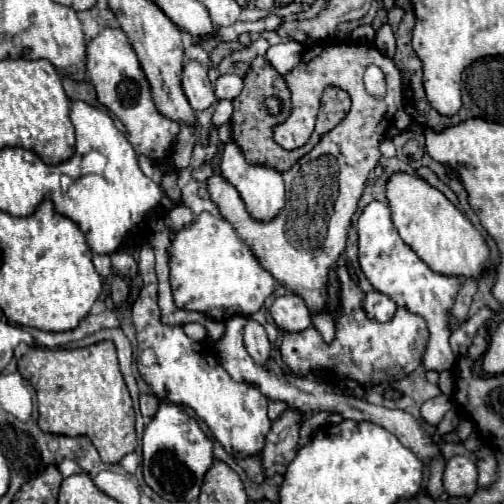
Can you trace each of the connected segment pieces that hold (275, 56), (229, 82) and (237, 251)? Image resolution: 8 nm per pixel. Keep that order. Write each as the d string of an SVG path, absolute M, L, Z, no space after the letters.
M286 41L286 43L274 45L266 51L266 59L282 75L292 71L292 67L296 67L296 63L300 63L300 55L302 55L302 45L298 41Z
M222 75L216 81L214 93L218 99L236 99L236 95L240 95L242 91L242 77L240 75Z
M200 213L200 217L178 231L172 241L170 283L176 307L226 321L232 315L248 317L256 313L266 297L274 293L276 279L260 265L256 255L224 217Z

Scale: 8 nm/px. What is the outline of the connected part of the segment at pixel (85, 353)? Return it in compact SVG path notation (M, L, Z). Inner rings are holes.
M112 341L56 351L32 347L18 359L18 371L38 393L38 425L44 433L68 437L86 435L100 451L104 463L120 463L126 453L136 451L132 399L120 373Z

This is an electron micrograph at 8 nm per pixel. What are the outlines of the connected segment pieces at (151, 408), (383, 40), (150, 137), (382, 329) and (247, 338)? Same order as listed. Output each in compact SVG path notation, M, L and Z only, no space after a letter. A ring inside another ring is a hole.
M140 393L140 411L142 417L148 421L148 417L152 417L158 409L158 399L152 393Z
M384 25L384 27L382 27L378 33L376 33L376 45L378 45L378 49L380 49L384 55L388 55L390 59L394 57L396 41L394 41L394 35L390 35L388 25Z
M104 27L90 43L88 43L88 63L86 71L90 81L96 87L98 101L108 107L126 127L128 141L132 143L134 151L138 155L146 155L154 161L162 161L168 157L168 151L172 149L176 135L180 131L180 125L176 121L170 121L162 117L152 101L150 85L146 81L146 75L142 73L142 67L138 63L138 57L132 49L132 45L126 39L126 33L116 27Z
M338 267L340 279L340 311L336 319L336 337L332 343L324 343L316 327L308 327L300 333L284 333L280 353L282 361L294 375L308 375L312 371L334 373L338 379L358 381L362 387L388 383L410 375L420 363L428 347L426 321L406 309L398 309L388 323L370 321L362 311L362 291L350 279L346 267Z
M250 317L246 319L246 325L244 325L244 347L248 349L250 357L258 365L264 365L266 359L270 357L270 343L268 343L266 331L258 321Z

